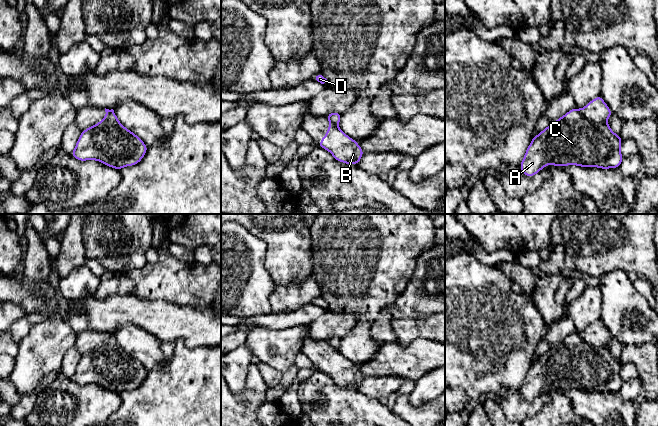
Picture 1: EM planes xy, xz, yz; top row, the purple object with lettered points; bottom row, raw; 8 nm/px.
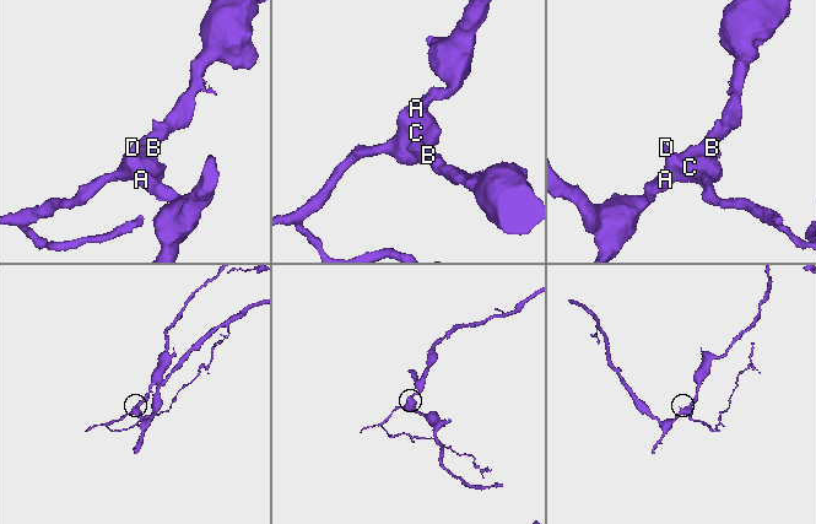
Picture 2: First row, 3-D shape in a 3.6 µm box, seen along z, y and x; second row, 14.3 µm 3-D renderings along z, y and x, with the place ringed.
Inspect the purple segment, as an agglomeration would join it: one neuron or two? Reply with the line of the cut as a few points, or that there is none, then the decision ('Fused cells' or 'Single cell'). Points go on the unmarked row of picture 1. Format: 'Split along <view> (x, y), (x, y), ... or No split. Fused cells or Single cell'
Split along yz (578, 334), (588, 343), (605, 346). Fused cells

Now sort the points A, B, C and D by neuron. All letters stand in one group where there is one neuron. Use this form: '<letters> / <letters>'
A C D / B

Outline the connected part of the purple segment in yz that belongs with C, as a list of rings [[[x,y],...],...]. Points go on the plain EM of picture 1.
[[[573,332],[532,362],[519,389],[528,401],[546,389],[619,392],[622,362],[610,350],[586,343]]]

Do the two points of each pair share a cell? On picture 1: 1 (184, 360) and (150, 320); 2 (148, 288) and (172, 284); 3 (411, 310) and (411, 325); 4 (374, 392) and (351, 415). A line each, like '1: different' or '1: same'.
1: different
2: same
3: different
4: different

